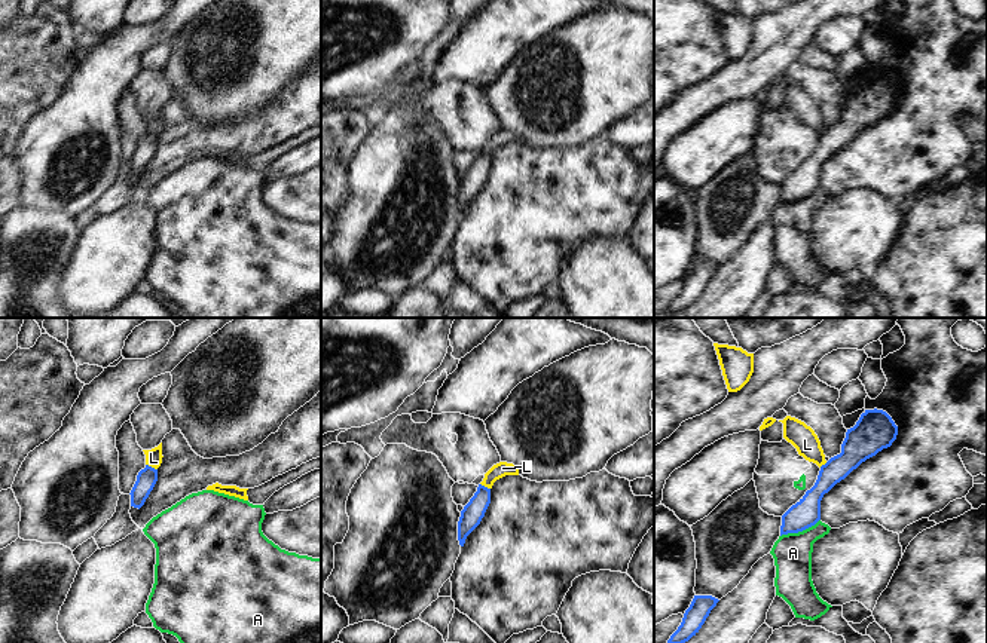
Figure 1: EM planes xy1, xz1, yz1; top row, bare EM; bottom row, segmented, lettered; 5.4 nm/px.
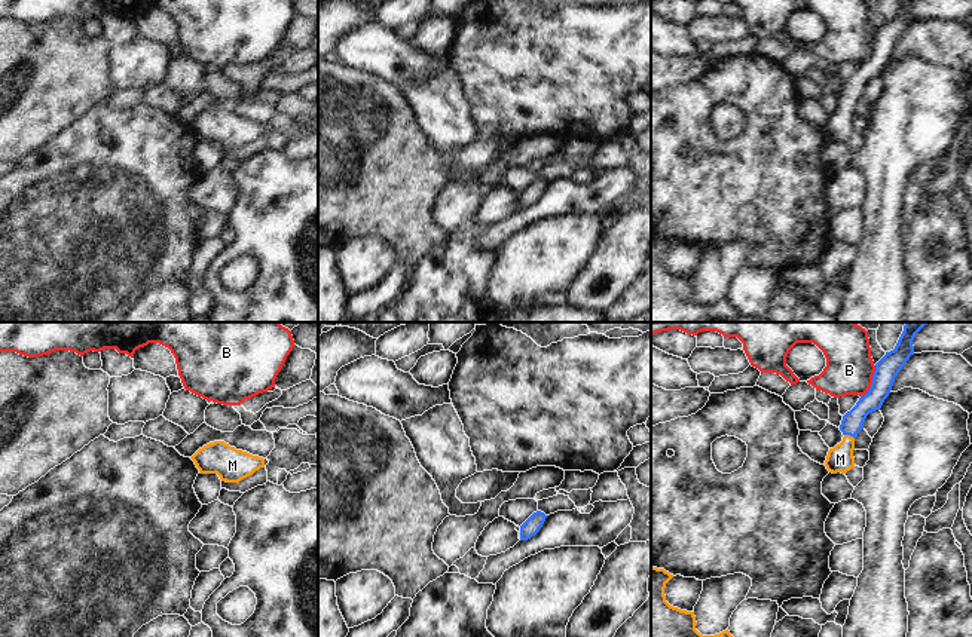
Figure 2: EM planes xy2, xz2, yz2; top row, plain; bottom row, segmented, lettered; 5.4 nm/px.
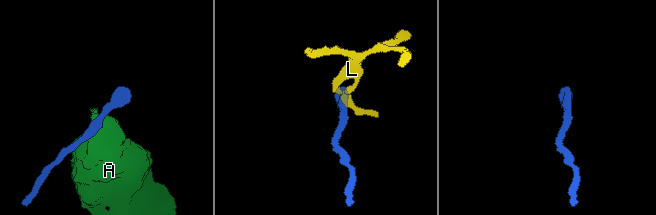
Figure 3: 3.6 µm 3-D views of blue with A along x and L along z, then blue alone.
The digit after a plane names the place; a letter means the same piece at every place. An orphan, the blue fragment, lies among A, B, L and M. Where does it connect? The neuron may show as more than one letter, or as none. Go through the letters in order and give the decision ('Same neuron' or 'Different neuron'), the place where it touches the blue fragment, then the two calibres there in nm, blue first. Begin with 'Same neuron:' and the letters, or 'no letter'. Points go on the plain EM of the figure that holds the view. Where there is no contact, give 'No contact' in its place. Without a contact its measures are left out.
Same neuron: M
A: Different neuron. Touches blue at yz1 (800, 198). Thickness 150 nm (blue) against 200 nm
B: Different neuron. Touches blue at yz2 (873, 49). Thickness 120 nm (blue) against 260 nm
L: Different neuron. Touches blue at xy1 (150, 134). Thickness 110 nm (blue) against 100 nm
M: Same neuron. Touches blue at yz2 (849, 101). Thickness 120 nm (blue) against 140 nm

